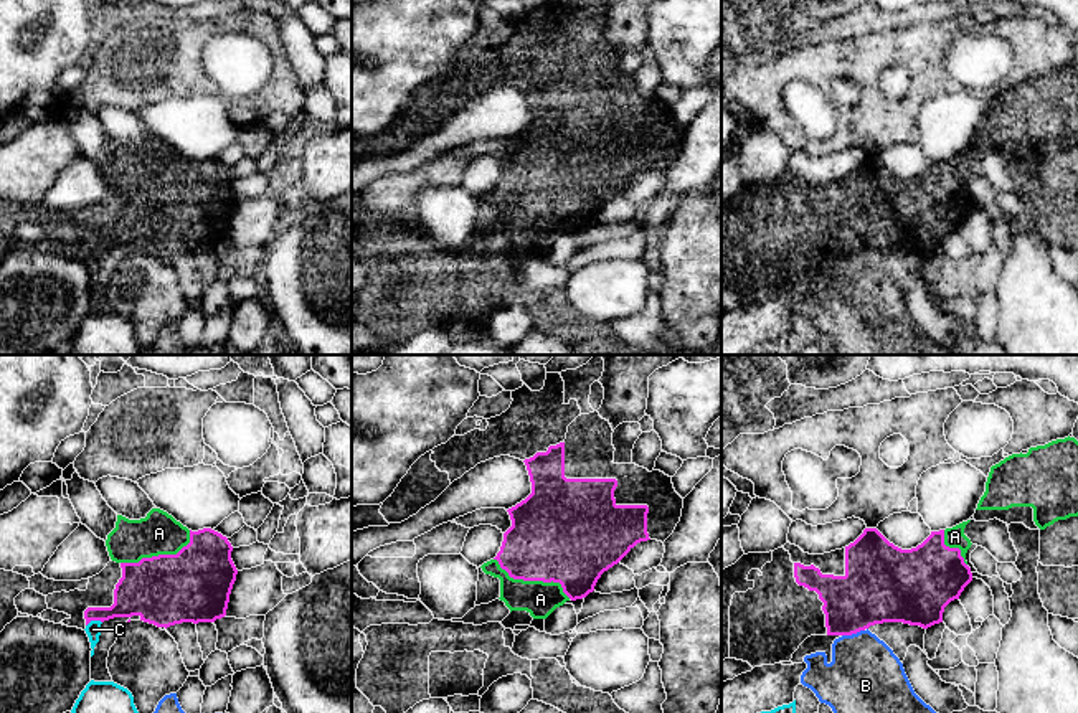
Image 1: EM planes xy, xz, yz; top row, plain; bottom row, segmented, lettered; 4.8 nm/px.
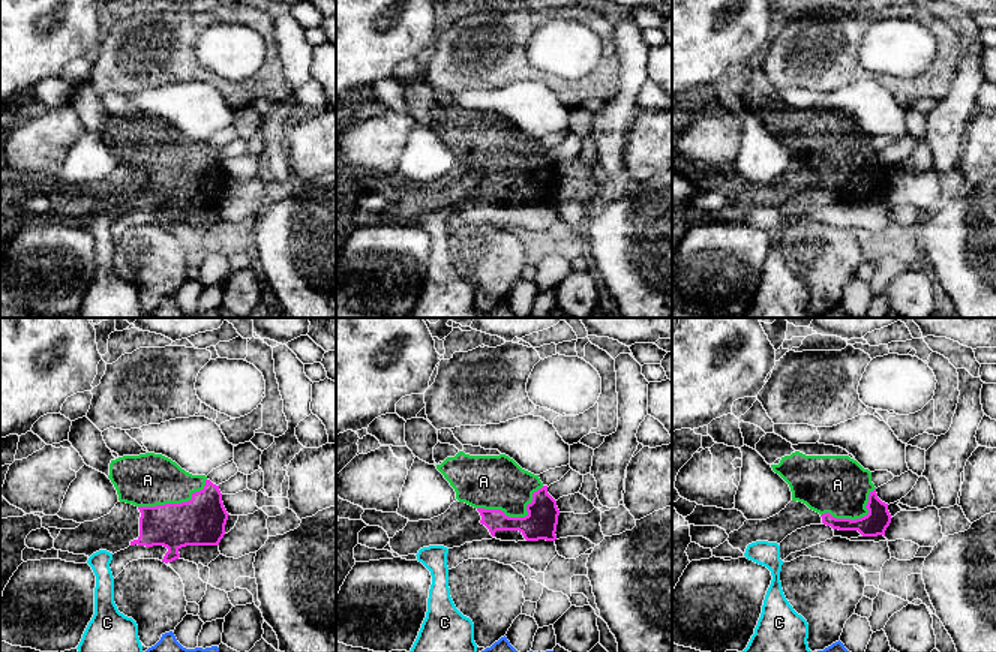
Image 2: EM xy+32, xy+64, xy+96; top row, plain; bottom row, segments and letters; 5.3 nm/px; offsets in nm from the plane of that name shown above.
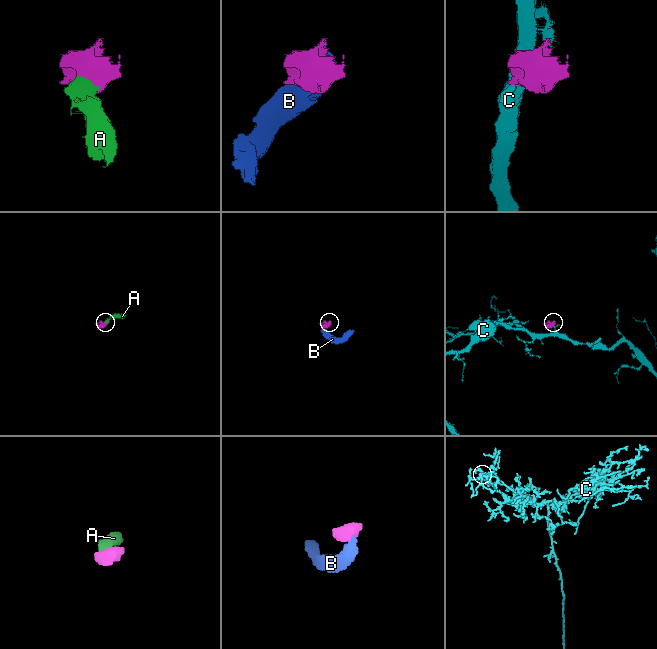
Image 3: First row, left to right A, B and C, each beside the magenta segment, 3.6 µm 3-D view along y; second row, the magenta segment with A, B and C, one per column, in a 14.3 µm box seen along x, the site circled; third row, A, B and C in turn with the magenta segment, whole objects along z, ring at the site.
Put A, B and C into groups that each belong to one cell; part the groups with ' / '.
A / B / C

